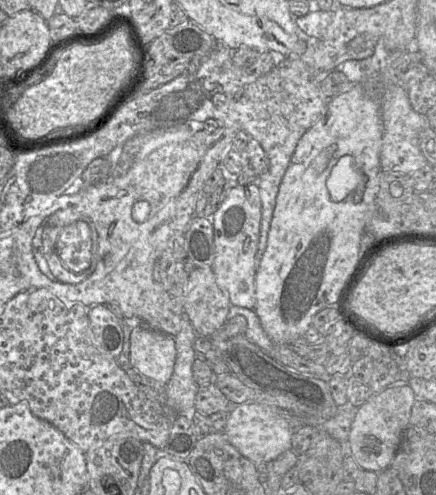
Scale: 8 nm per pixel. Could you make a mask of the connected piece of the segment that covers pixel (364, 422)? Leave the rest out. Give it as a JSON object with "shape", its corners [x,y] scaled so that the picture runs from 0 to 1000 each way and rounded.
{"shape":[[[938,776],[890,782],[860,794],[819,826],[798,897],[826,945],[869,956],[894,945],[936,861],[954,800]]]}

